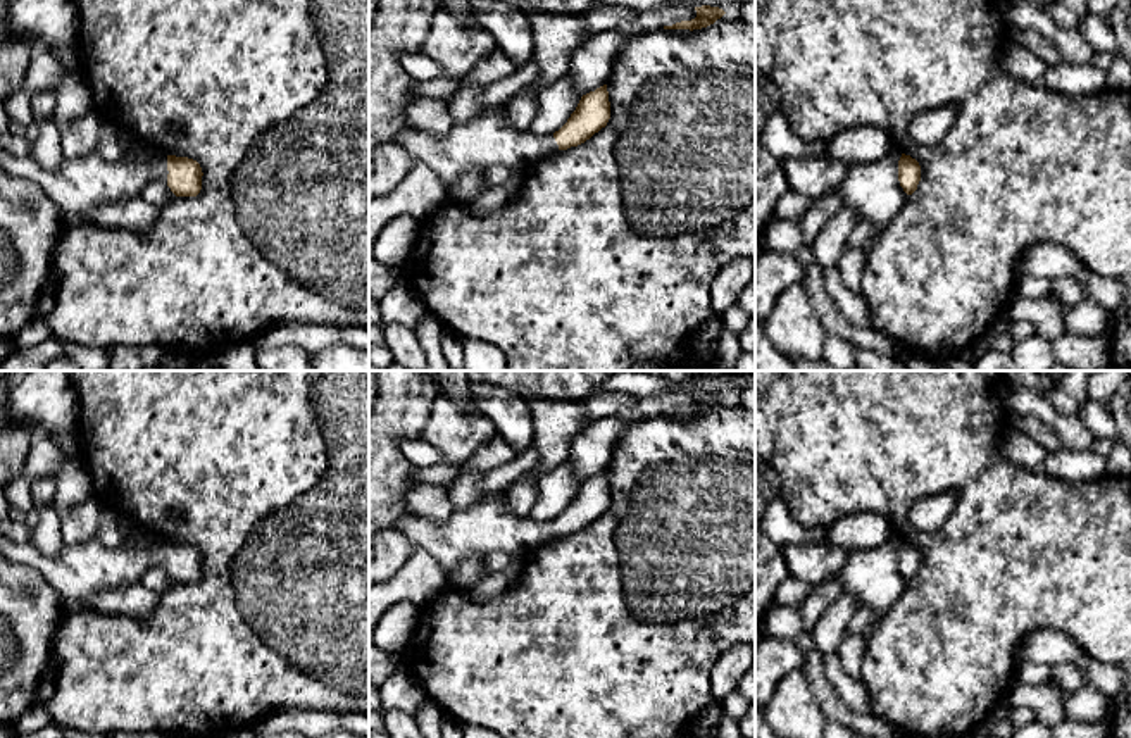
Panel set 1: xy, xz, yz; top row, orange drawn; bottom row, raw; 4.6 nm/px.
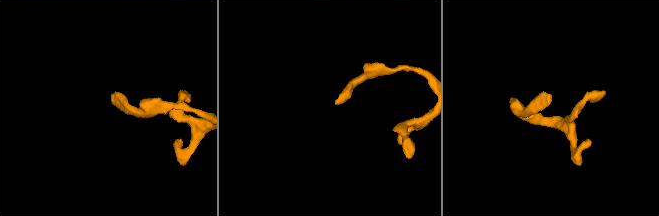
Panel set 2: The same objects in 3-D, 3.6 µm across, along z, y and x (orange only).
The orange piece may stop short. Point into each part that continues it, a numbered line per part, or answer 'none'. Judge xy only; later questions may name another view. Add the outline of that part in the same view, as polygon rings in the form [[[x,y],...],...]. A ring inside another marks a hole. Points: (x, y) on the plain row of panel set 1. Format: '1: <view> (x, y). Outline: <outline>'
1: xy (78, 573). Outline: [[[145,535],[126,538],[122,547],[109,548],[97,538],[81,545],[64,545],[55,557],[45,557],[33,543],[14,543],[0,536],[0,554],[12,562],[24,564],[38,571],[45,581],[59,591],[67,605],[83,605],[102,590],[121,588],[140,583],[141,574],[152,567],[160,566],[167,569],[167,541],[152,543]]]

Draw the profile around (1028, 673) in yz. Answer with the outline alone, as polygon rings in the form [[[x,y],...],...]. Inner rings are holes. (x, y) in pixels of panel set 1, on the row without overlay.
[[[1017,662],[1014,681],[1041,686],[1052,679],[1050,669],[1043,664]]]

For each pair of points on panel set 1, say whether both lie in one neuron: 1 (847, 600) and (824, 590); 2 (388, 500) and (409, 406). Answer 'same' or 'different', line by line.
1: different
2: same

